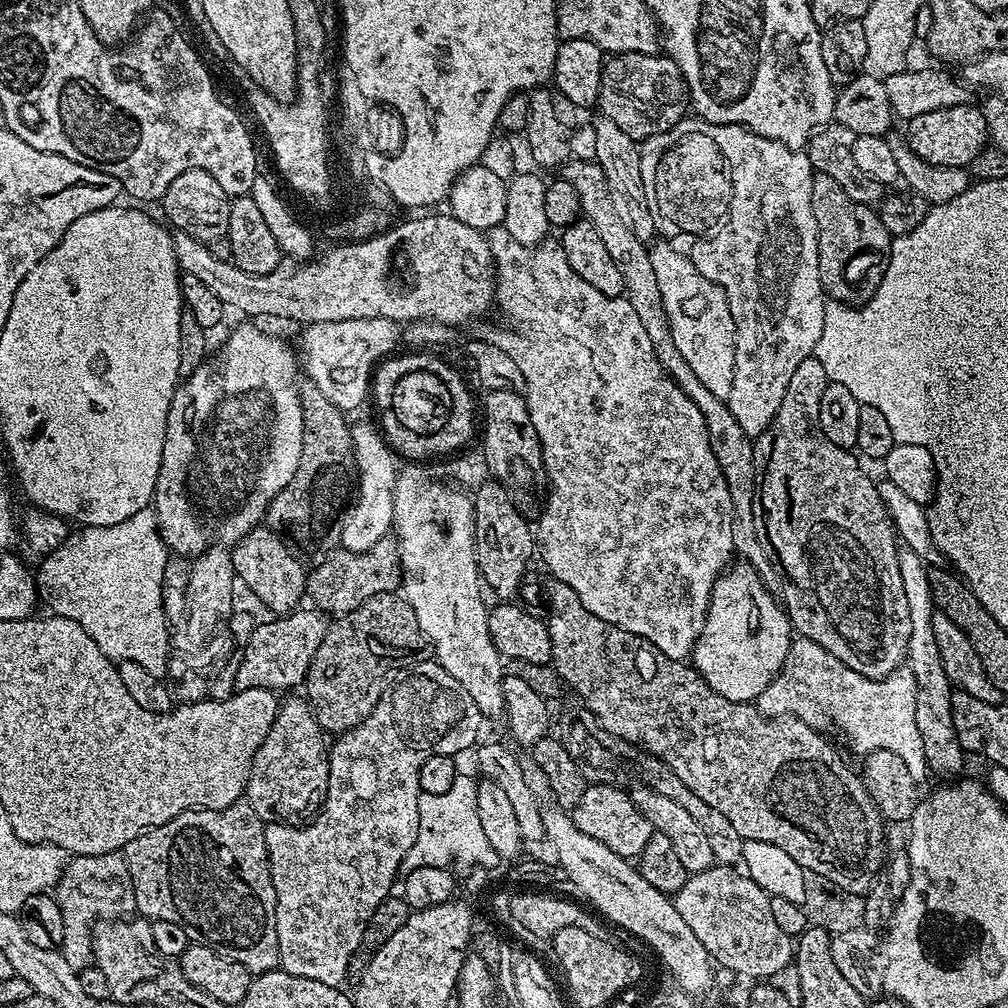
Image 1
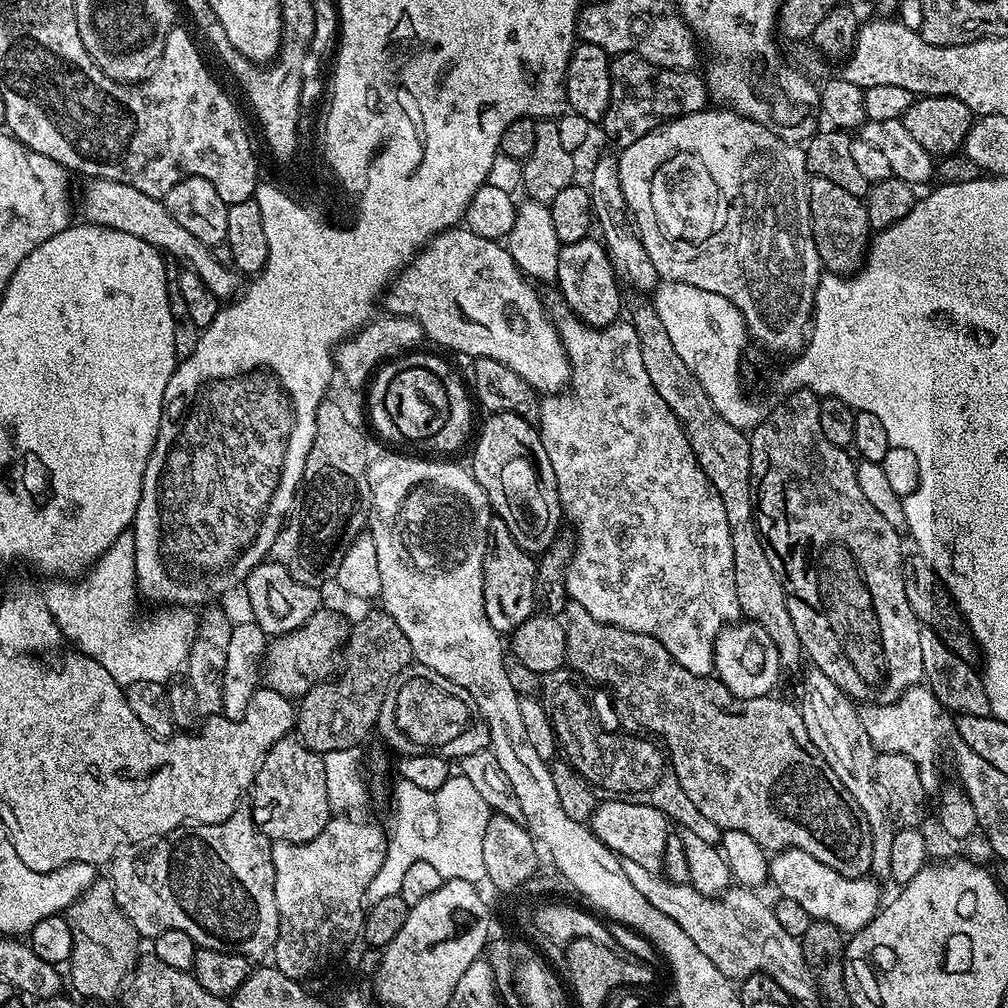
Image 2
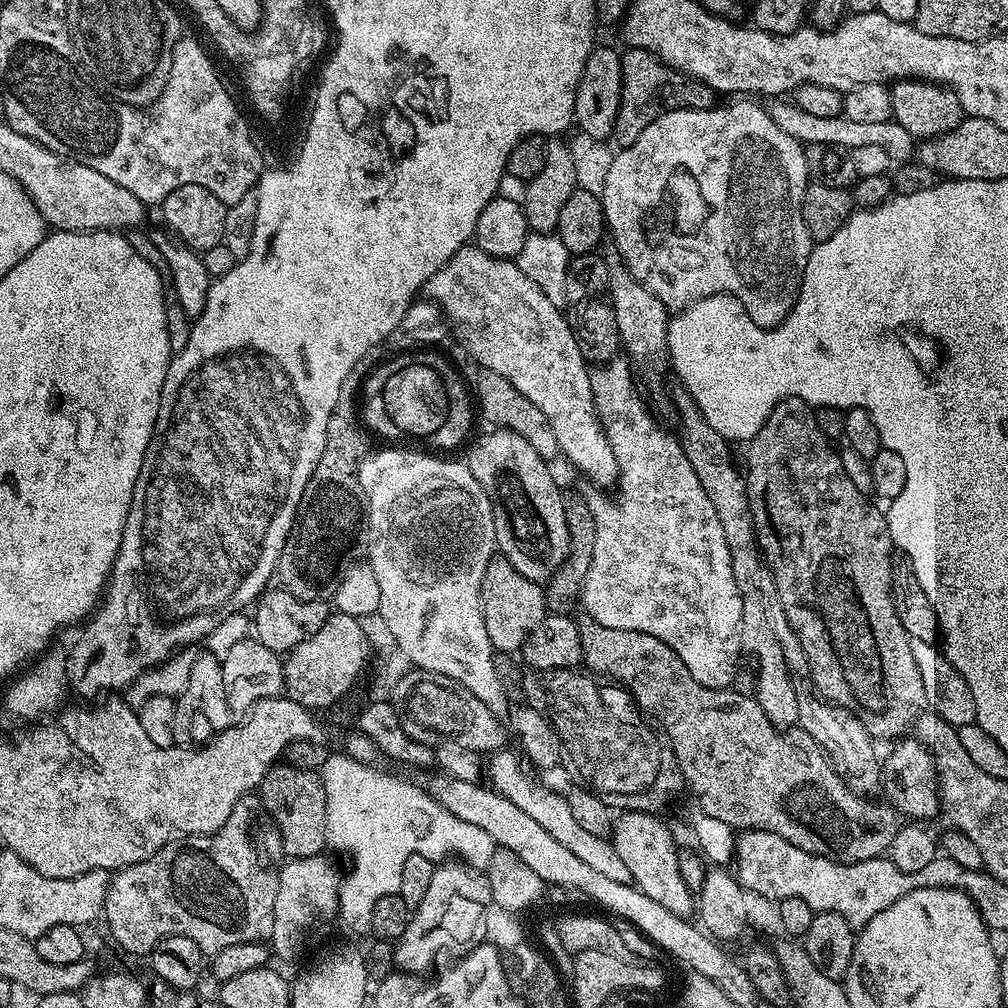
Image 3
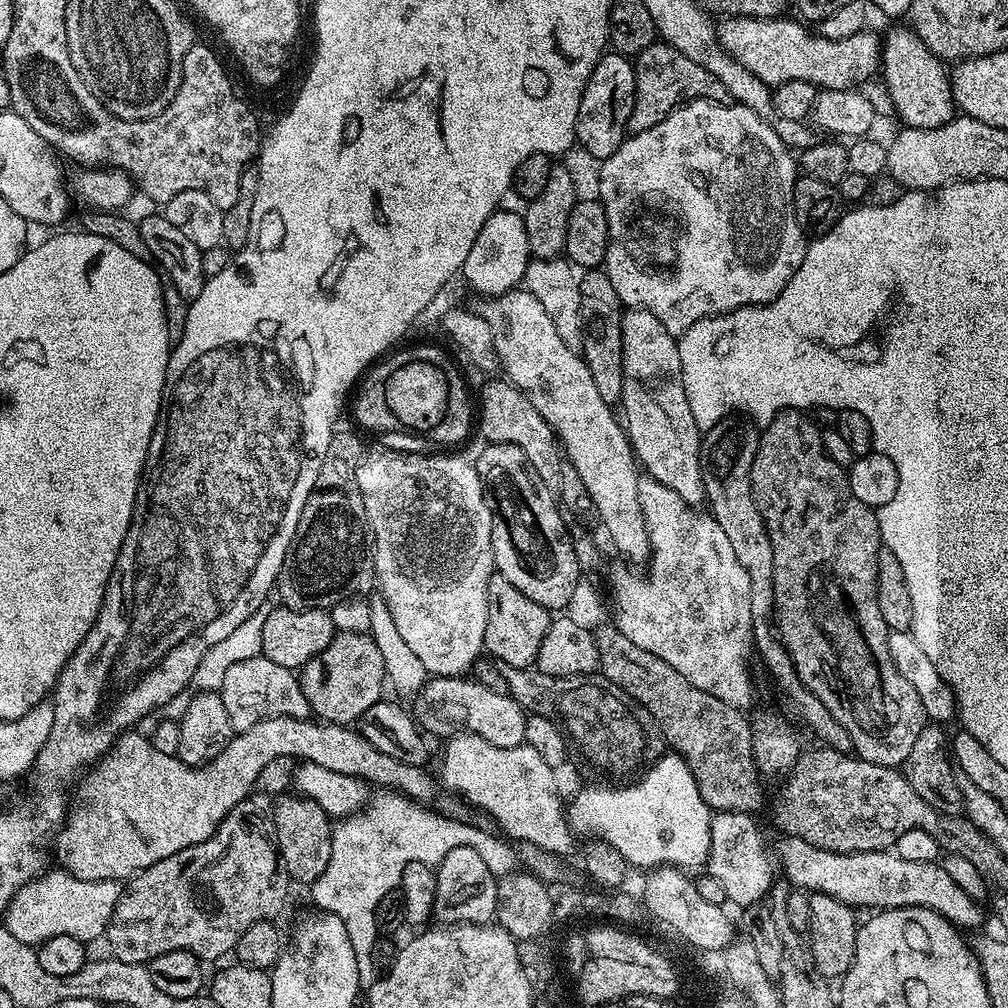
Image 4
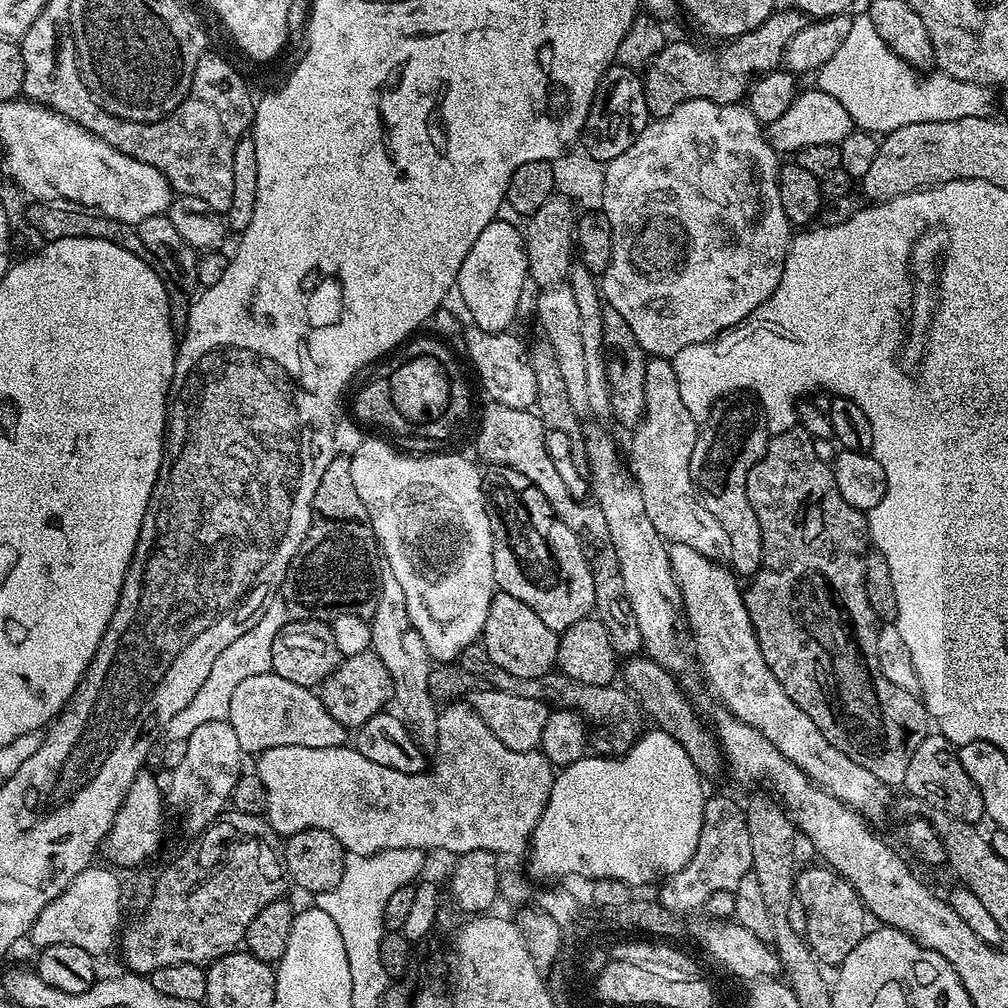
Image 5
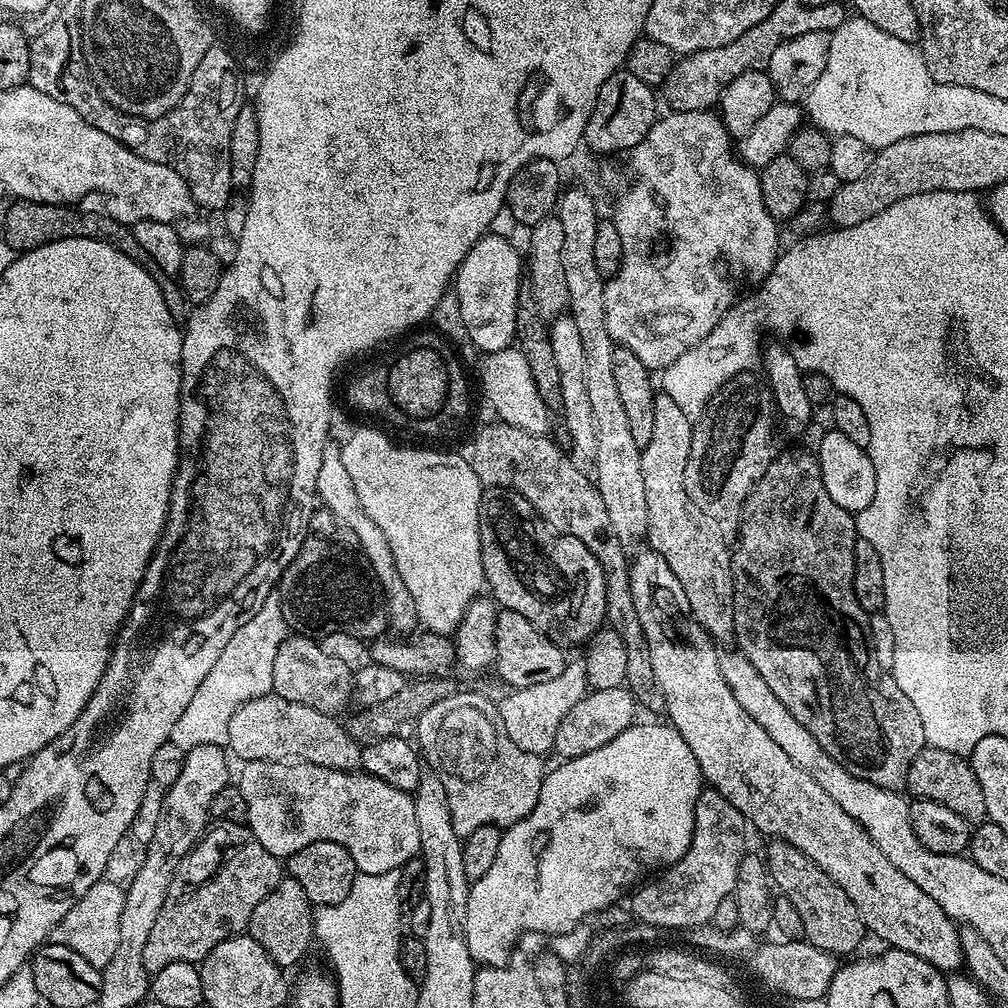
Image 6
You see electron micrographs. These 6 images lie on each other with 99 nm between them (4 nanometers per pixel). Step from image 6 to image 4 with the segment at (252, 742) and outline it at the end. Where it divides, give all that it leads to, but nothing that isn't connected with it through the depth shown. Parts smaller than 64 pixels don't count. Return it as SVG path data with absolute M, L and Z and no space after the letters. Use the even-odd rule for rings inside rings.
M263 654L234 662L223 675L218 693L226 707L232 729L236 732L245 732L258 721L268 720L270 717L296 717L303 720L311 715L311 708L301 690L297 673L271 662Z

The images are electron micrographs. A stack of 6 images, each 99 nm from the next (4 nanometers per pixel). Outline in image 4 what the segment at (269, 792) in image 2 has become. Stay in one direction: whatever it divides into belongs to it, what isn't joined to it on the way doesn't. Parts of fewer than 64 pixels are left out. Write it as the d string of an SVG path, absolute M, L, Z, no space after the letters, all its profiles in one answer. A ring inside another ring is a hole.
M284 794L275 802L276 809L273 810L272 816L270 815L270 820L274 825L276 850L280 854L283 871L293 881L301 880L304 886L310 886L330 862L333 821L328 813L322 810L322 806L318 806L318 802L308 799L307 796Z

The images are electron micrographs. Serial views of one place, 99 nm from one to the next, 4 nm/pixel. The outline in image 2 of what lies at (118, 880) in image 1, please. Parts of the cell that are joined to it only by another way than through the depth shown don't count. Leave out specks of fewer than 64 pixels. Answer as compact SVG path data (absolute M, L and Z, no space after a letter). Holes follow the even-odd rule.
M98 878L93 882L68 907L66 919L74 938L72 959L66 972L72 975L72 988L77 992L75 995L84 996L85 1001L111 1002L115 996L117 999L138 963L142 937L132 929L131 922L122 914L114 898L111 879Z

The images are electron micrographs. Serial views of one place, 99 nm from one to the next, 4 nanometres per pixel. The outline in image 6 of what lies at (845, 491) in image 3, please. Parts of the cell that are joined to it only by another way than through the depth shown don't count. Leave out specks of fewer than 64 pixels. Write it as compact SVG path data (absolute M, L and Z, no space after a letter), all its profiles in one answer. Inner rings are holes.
M811 451L792 452L789 456L777 455L759 482L750 490L742 506L740 531L732 552L732 609L734 610L732 634L740 655L746 657L750 666L754 666L754 670L762 676L766 686L774 690L778 702L782 702L782 706L786 706L786 710L790 710L790 714L794 714L794 718L798 718L798 722L802 722L802 726L806 726L806 730L814 734L818 746L822 746L822 750L826 750L826 754L830 754L834 762L848 768L850 774L854 774L859 780L874 782L874 786L882 786L891 792L900 792L907 785L910 762L918 758L918 754L926 747L926 741L922 730L922 718L918 718L914 702L910 702L910 698L902 694L891 671L878 666L875 658L869 639L870 616L862 610L862 606L858 606L858 598L854 594L854 550L857 539L856 517L853 513L842 510L838 502L830 499L826 486L822 486L822 470L815 455Z

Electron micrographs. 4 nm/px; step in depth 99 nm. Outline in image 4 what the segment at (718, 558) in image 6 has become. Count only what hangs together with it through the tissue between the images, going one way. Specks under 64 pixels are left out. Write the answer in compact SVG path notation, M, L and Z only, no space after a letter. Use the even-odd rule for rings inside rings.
M628 308L621 315L622 326L622 394L619 407L624 407L622 412L622 427L628 433L628 441L632 443L632 450L636 453L639 467L651 479L662 482L678 498L687 504L700 506L705 503L704 483L700 473L700 442L702 430L694 422L694 413L690 411L690 401L686 398L686 386L682 386L682 358L678 358L678 340L671 336L645 308Z

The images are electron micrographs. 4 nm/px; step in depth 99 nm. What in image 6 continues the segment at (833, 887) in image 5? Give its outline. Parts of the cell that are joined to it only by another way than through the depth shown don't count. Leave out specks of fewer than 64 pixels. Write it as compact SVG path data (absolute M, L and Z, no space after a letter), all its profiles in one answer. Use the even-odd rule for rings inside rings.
M779 838L773 839L769 844L772 845L769 846L768 852L766 851L768 874L772 877L775 891L790 898L790 902L794 902L794 907L798 909L798 915L802 917L804 939L831 956L851 957L851 952L863 942L864 936L866 937L866 929L846 890L842 890L842 886L838 886L838 882L834 882L834 878L830 878L826 870L806 858L806 854L802 854L802 850L792 844L787 844Z

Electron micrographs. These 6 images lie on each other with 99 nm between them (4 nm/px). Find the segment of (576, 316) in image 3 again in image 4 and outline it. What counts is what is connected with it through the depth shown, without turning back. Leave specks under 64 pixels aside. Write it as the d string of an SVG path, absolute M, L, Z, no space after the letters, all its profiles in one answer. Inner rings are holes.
M588 270L579 277L580 293L582 294L582 322L584 323L584 347L582 355L590 375L594 377L594 386L598 386L598 394L607 404L615 405L622 394L622 378L624 367L622 366L622 326L620 318L622 305L614 286L610 286L608 273L603 270Z

